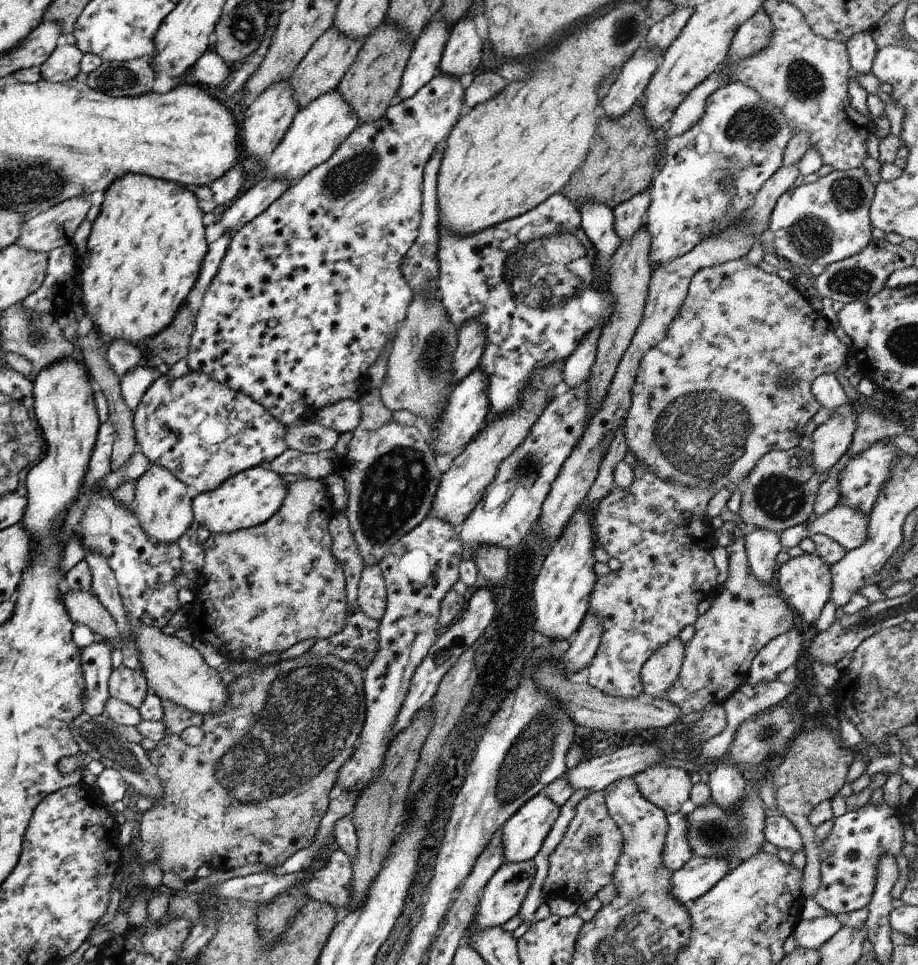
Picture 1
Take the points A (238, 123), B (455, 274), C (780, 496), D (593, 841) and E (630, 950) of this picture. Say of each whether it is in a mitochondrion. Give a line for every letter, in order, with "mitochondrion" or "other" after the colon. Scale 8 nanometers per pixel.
A: other
B: other
C: mitochondrion
D: mitochondrion
E: mitochondrion

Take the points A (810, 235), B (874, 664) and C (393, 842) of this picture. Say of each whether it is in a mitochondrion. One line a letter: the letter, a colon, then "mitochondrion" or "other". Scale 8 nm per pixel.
A: mitochondrion
B: other
C: other

